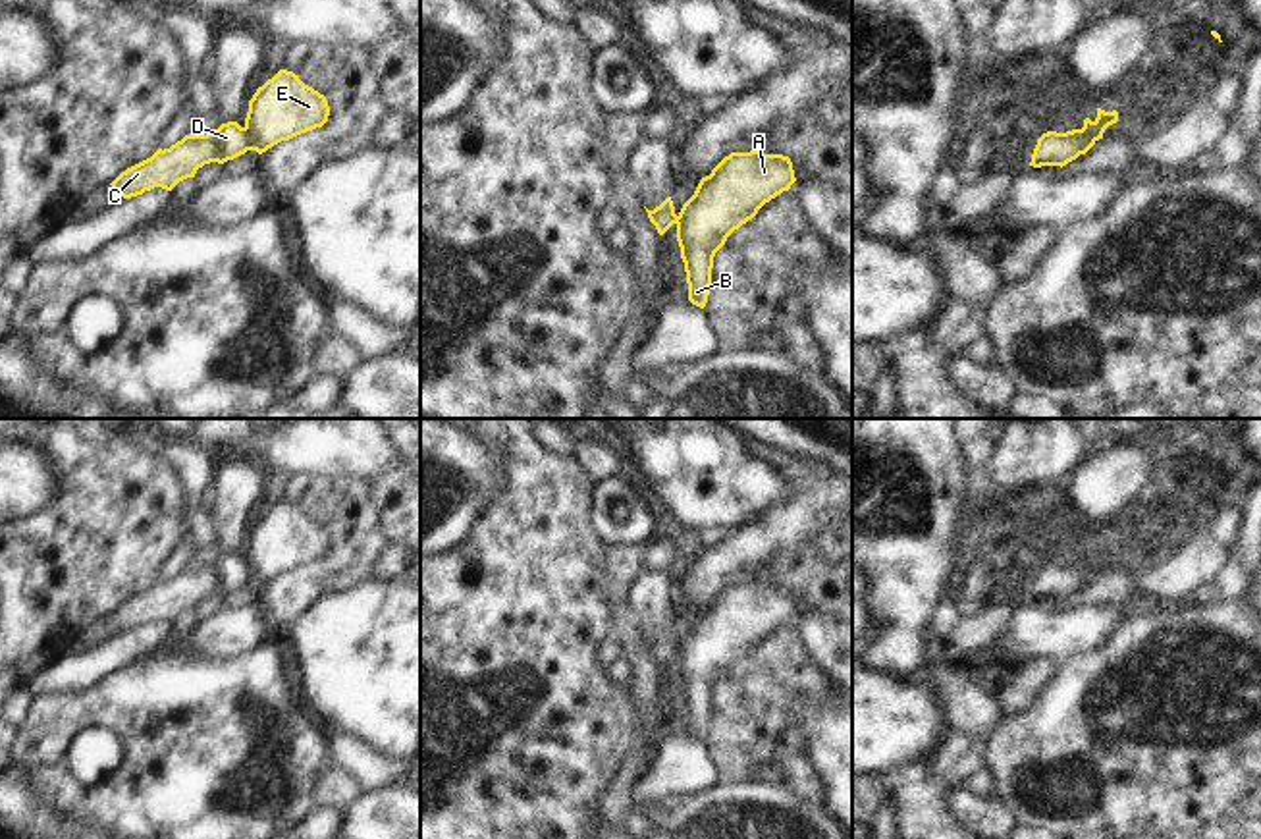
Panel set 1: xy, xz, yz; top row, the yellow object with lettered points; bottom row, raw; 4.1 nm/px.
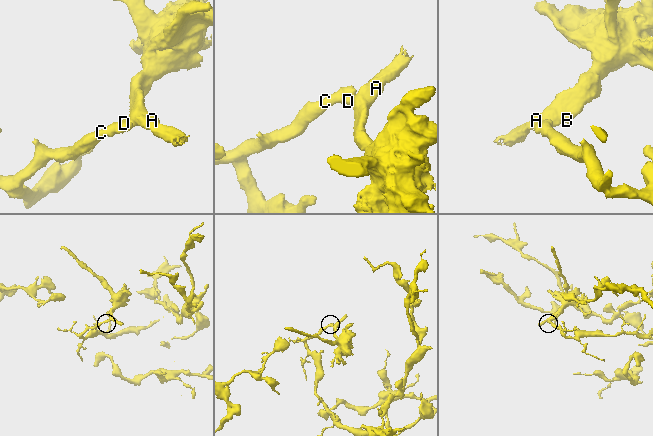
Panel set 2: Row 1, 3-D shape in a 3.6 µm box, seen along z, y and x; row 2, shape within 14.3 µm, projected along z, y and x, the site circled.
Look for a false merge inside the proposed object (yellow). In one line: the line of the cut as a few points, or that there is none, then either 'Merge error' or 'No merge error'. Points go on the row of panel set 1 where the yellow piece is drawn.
Split along xy (243, 128), (253, 149). Merge error.

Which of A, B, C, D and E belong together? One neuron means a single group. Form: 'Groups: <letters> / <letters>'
Groups: A B E / C D.

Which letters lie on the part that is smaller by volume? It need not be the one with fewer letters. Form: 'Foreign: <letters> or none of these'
Foreign: A, B, E

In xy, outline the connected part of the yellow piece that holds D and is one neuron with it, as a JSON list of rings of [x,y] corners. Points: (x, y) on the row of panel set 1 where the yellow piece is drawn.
[[[237,122],[222,123],[206,135],[185,135],[170,149],[158,149],[150,158],[121,172],[110,185],[123,199],[162,187],[172,191],[179,181],[195,177],[204,164],[224,164],[253,150],[251,137]]]

